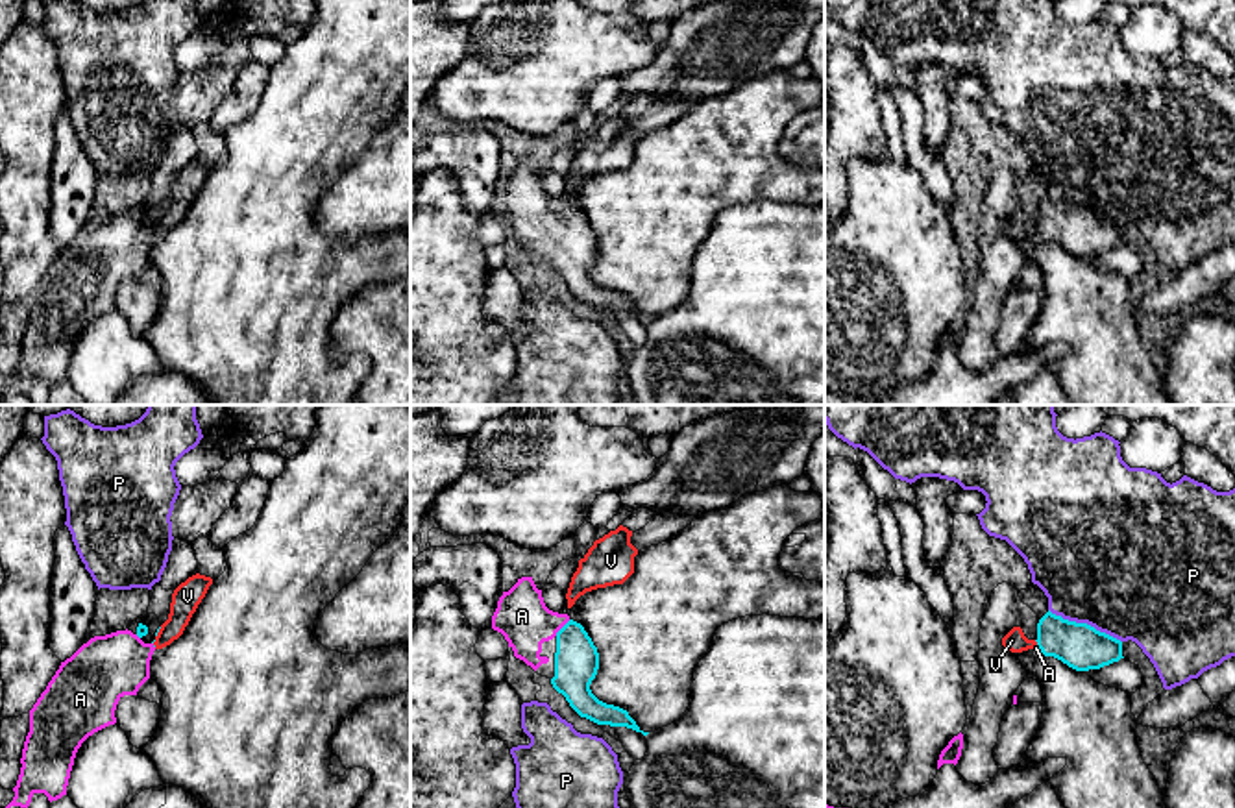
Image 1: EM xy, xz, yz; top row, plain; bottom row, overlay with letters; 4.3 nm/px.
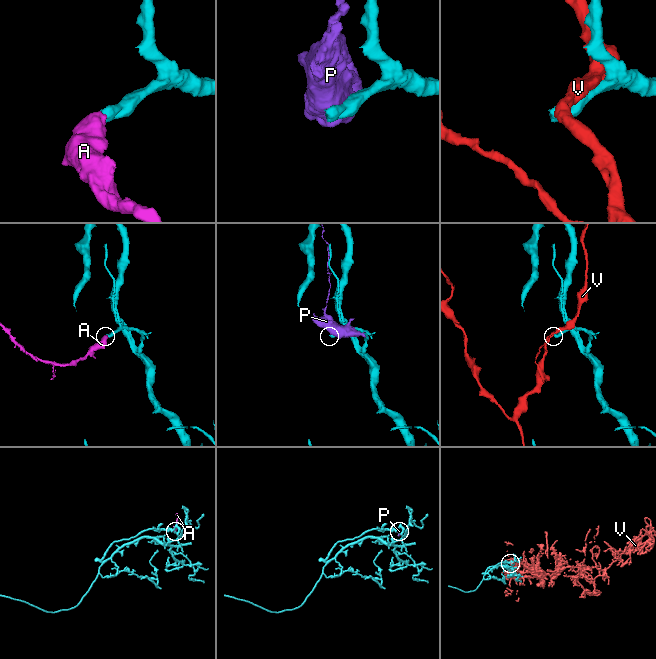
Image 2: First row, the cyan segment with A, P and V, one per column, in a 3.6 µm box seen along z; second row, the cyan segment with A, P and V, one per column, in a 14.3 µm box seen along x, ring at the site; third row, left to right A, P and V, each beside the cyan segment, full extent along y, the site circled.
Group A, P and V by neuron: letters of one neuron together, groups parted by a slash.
A / P / V

